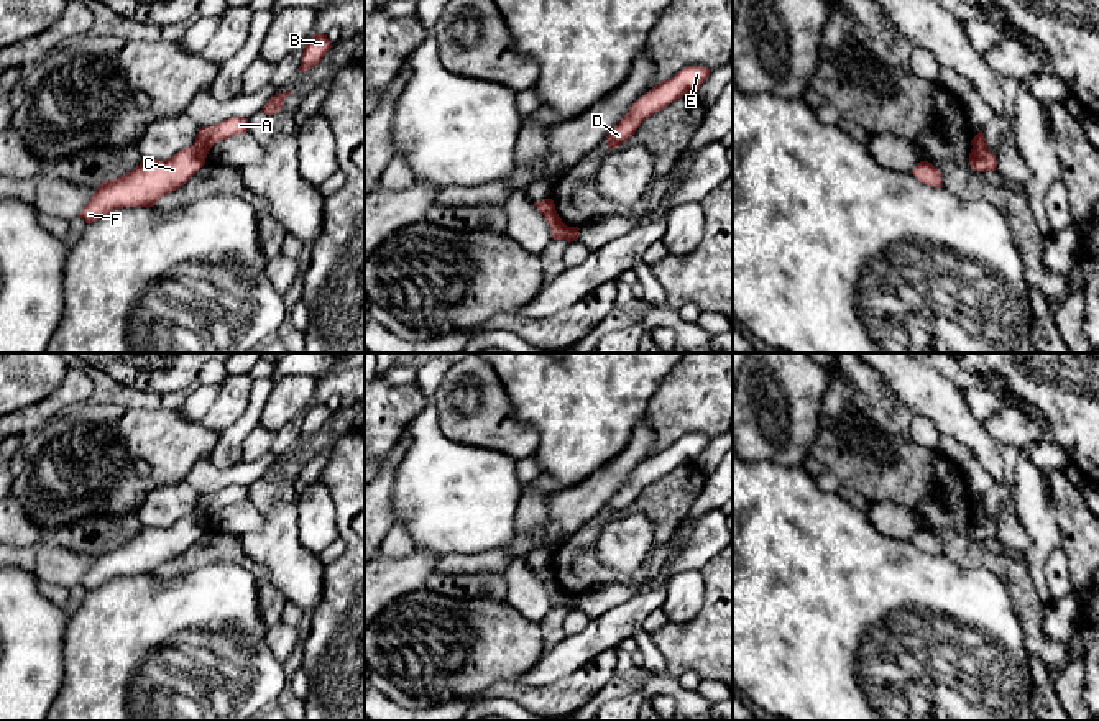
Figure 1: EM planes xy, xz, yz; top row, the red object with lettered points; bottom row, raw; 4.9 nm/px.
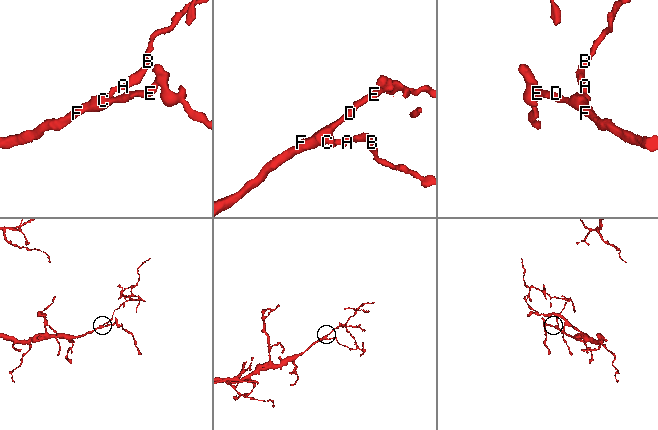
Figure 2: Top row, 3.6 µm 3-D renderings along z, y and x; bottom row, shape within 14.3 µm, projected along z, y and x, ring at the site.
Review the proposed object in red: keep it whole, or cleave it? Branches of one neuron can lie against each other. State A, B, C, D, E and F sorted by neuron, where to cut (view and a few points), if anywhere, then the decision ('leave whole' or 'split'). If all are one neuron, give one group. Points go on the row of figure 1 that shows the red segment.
A B / C D E F | yz (973, 146), (986, 148) | split

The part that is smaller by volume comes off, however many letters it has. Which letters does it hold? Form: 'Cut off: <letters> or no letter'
Cut off: A, B

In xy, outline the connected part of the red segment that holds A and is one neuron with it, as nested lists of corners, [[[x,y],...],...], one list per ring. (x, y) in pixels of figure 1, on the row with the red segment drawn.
[[[232,117],[217,125],[200,128],[194,145],[209,154],[210,148],[215,143],[246,131],[248,131],[248,118]]]

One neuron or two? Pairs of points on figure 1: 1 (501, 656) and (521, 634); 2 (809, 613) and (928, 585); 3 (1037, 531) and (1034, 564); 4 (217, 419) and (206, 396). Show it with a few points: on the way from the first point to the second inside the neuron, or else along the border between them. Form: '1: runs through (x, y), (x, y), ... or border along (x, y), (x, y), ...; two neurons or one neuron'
1: runs through (505, 651), (516, 639); one neuron
2: runs through (838, 603), (899, 600); one neuron
3: runs through (1037, 539), (1037, 555); one neuron
4: border along (224, 383), (217, 399), (201, 419); two neurons

